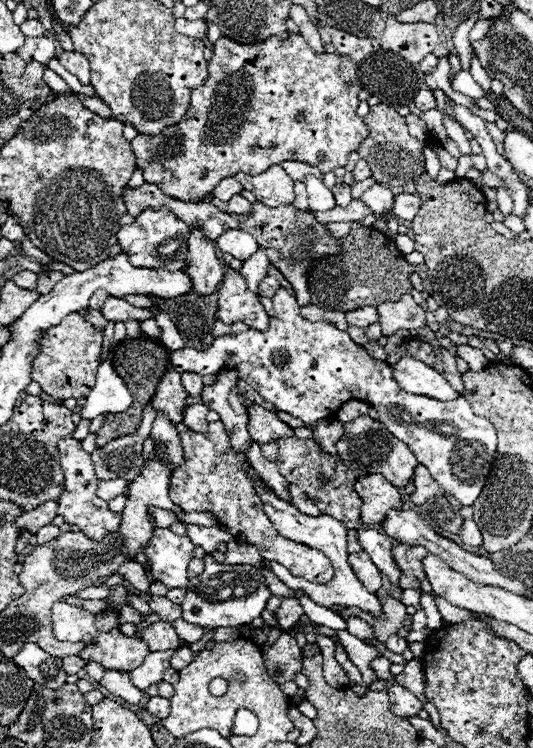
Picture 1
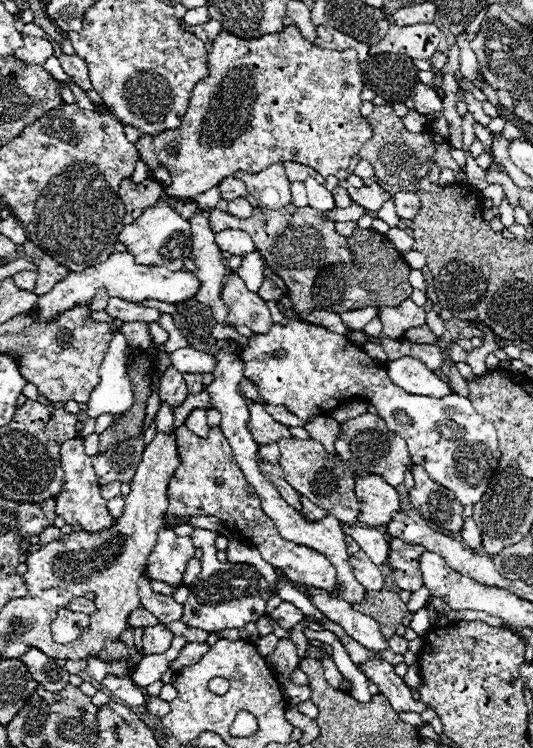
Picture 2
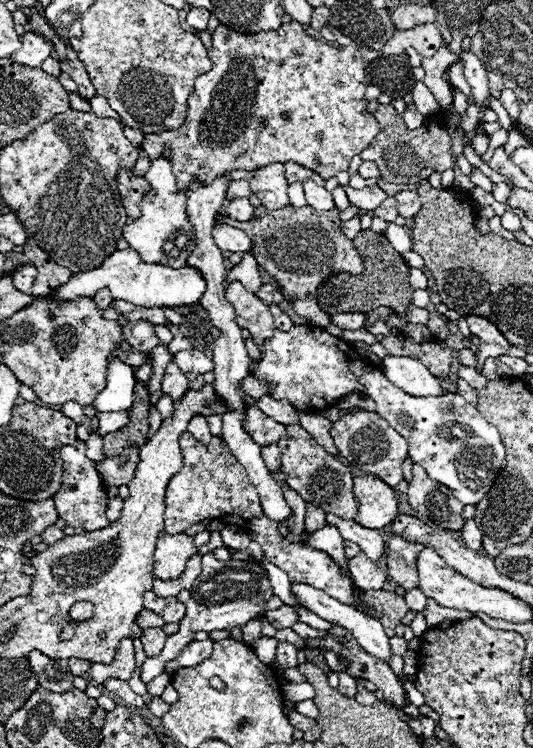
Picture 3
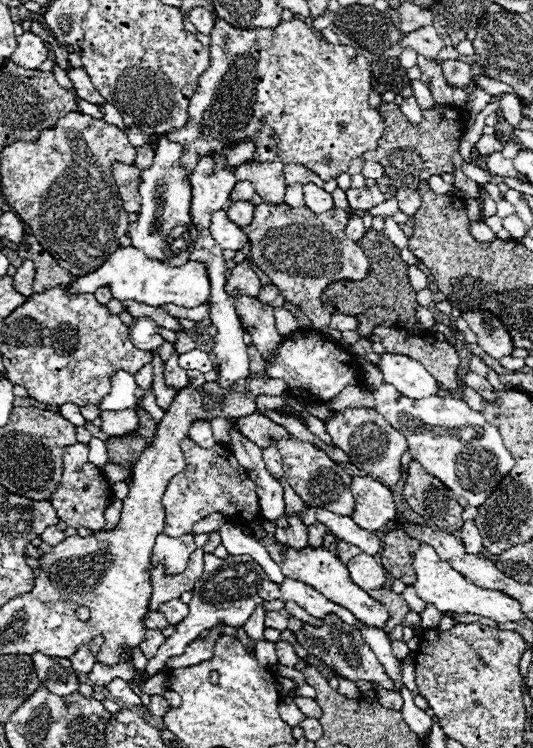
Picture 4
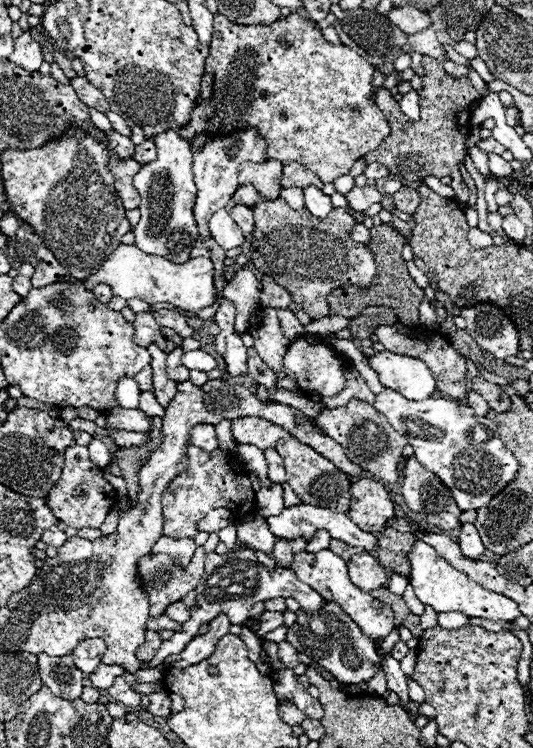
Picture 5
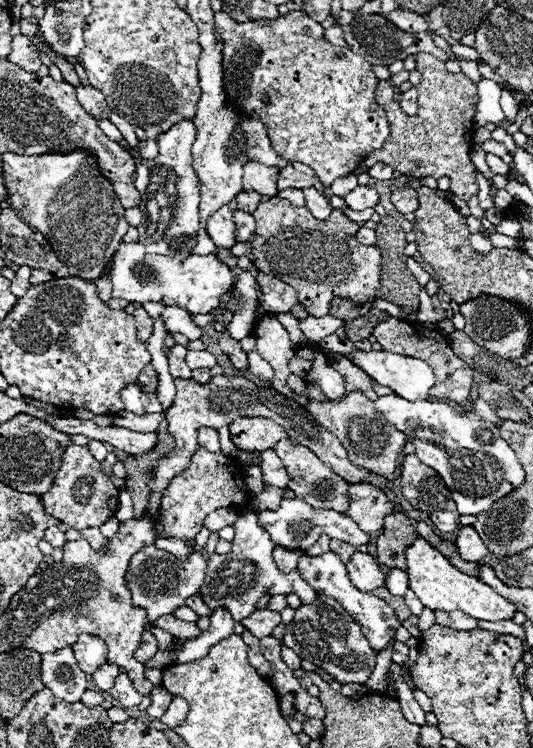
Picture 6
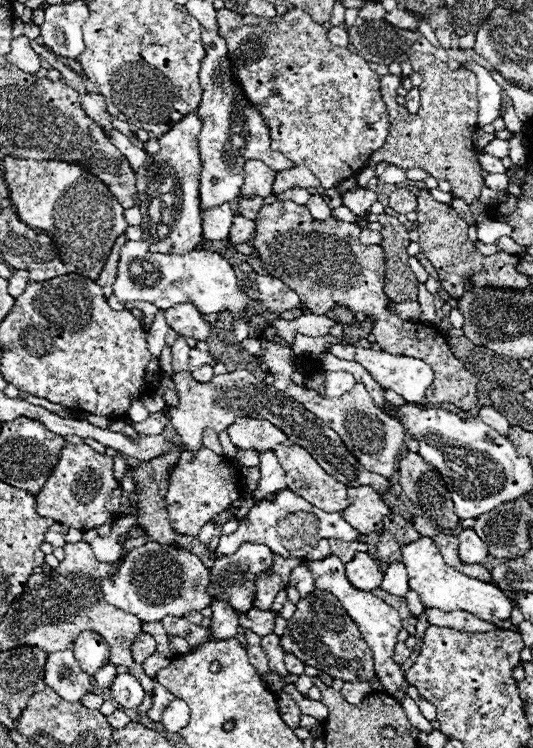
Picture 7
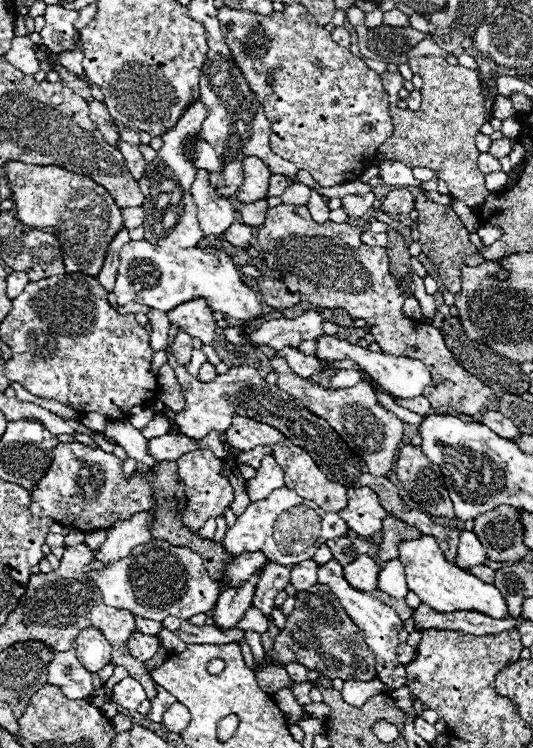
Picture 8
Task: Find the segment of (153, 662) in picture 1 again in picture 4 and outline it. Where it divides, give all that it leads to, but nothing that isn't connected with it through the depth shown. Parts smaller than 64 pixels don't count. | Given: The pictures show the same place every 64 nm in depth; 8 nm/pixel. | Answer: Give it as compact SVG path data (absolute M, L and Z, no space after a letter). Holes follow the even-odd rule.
M204 554L204 574L198 580L198 584L194 584L192 590L192 600L188 604L188 616L186 620L182 620L180 624L176 624L176 634L172 634L170 638L166 638L166 642L162 644L162 648L158 650L158 654L154 658L148 660L146 664L146 674L154 676L156 672L160 672L164 668L164 664L172 658L172 656L180 656L186 646L198 638L198 634L202 630L212 630L218 624L224 626L232 626L232 628L240 628L244 626L244 622L252 616L254 608L258 604L264 604L268 600L294 601L300 607L304 608L308 614L316 616L316 618L324 618L328 614L336 614L342 622L358 628L362 632L362 642L370 646L370 650L378 656L378 660L382 660L386 674L394 680L396 688L402 688L402 668L398 664L398 660L392 654L390 648L390 640L388 634L382 628L374 628L374 626L364 626L348 608L342 608L340 604L334 604L332 600L328 600L326 596L322 596L320 592L316 592L312 586L285 578L282 584L274 584L268 580L268 576L264 574L264 570L250 558L250 556L230 556L226 560L216 558L214 554Z

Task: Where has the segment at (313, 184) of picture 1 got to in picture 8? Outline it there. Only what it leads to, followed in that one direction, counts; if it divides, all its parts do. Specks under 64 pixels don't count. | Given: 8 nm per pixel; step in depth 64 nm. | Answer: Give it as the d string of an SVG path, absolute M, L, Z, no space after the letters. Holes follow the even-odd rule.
M310 192L310 200L308 200L308 210L310 210L310 214L312 214L312 220L314 222L318 222L318 224L322 224L322 222L326 222L328 220L328 214L330 214L330 210L328 210L328 206L326 206L326 202L324 202L324 198L318 194L318 192Z

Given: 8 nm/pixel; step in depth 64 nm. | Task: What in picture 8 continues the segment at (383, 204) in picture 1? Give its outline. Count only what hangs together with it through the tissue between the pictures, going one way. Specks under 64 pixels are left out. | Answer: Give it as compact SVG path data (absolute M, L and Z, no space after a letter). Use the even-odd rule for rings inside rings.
M368 192L368 194L348 194L342 198L342 208L348 212L348 216L352 218L364 218L368 214L368 210L372 208L372 202L374 202L374 194Z

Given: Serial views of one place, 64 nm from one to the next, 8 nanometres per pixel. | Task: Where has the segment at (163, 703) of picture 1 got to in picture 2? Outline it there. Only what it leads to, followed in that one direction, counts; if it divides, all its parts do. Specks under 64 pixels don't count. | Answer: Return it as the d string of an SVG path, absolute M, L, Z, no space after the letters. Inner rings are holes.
M148 698L146 708L148 708L148 712L154 714L156 718L162 718L162 716L166 716L166 714L170 712L168 702L166 702L166 700L160 700L160 698Z

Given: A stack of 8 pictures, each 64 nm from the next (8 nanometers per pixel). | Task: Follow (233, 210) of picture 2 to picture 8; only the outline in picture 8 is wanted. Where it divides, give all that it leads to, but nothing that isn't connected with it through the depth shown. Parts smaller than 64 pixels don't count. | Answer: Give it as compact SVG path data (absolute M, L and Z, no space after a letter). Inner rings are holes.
M234 222L226 232L224 232L224 238L236 246L236 248L244 248L250 238L252 238L252 226L244 224L244 222Z

